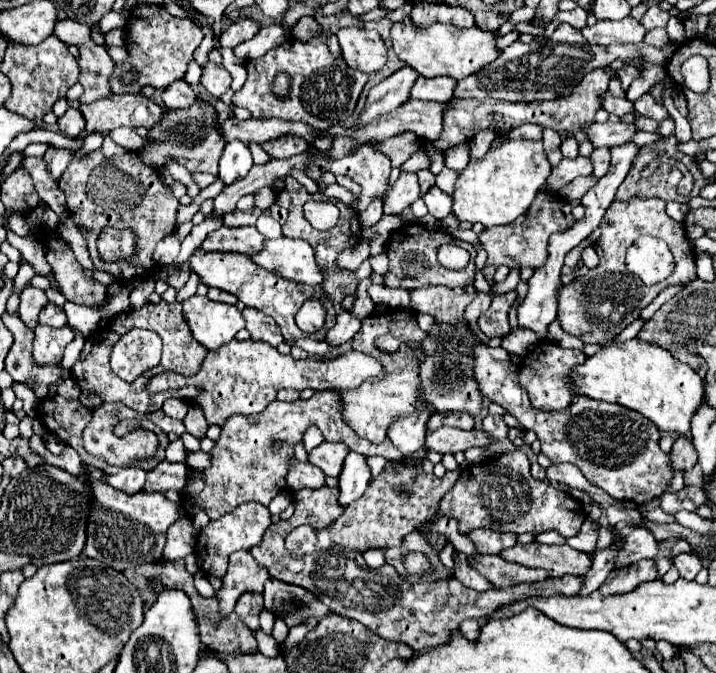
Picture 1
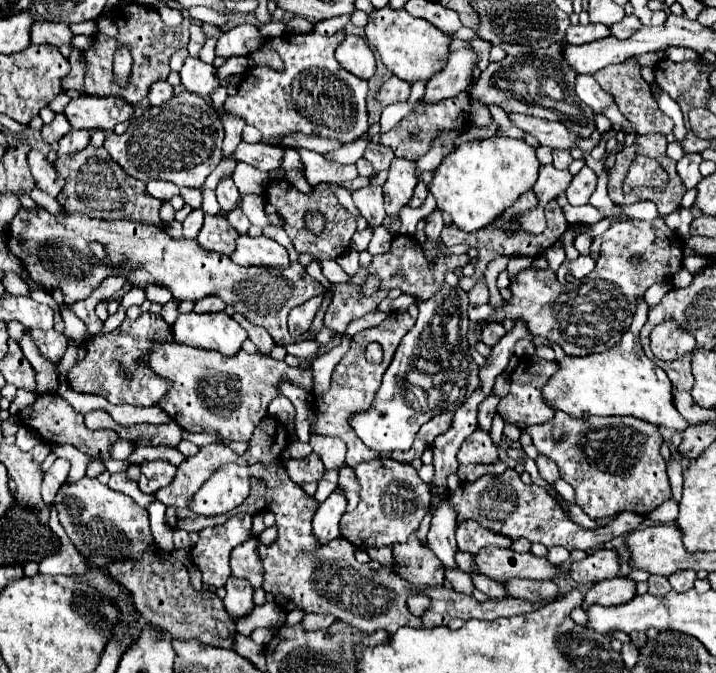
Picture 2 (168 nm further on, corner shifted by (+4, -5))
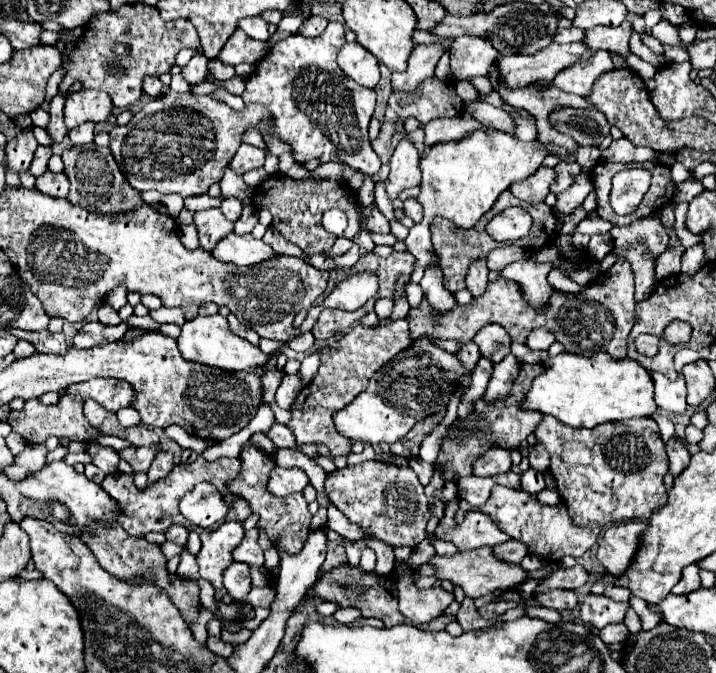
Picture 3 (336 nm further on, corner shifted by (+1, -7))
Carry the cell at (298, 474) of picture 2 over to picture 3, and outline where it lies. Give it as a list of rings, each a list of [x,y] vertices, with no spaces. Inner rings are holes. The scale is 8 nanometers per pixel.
[[[280,468],[272,470],[268,490],[276,496],[288,496],[292,492],[302,492],[310,484],[310,478],[300,468]]]

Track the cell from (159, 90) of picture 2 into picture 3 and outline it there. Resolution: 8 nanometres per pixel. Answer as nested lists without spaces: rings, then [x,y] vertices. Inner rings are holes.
[[[150,76],[150,78],[144,80],[144,92],[146,92],[148,96],[152,96],[152,98],[158,98],[158,96],[162,96],[164,86],[162,86],[162,82],[160,82],[158,78]]]

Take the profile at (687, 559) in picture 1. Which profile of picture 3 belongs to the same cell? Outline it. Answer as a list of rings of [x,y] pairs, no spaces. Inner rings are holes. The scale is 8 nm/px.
[[[698,564],[686,566],[686,568],[682,570],[680,582],[672,588],[672,592],[674,592],[674,594],[688,594],[688,592],[698,590],[698,588],[700,588],[700,574],[698,574],[698,572],[700,572]]]

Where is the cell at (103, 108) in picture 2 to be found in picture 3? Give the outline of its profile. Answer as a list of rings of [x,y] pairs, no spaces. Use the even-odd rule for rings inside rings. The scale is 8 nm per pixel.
[[[78,90],[66,96],[64,108],[64,122],[68,130],[84,124],[106,124],[112,116],[112,98],[102,90]]]

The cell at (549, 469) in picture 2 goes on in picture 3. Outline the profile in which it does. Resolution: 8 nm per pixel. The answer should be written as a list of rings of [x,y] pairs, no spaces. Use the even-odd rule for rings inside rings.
[[[534,444],[534,446],[528,446],[530,454],[528,454],[528,460],[530,460],[530,466],[536,470],[536,472],[548,472],[548,452],[542,444]]]

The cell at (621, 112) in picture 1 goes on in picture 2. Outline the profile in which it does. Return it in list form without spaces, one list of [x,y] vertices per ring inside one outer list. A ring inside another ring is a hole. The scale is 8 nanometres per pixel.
[[[577,74],[573,88],[575,88],[575,94],[579,96],[579,100],[585,102],[587,106],[591,106],[593,112],[597,112],[597,114],[603,108],[613,104],[609,94],[605,94],[605,90],[601,90],[597,80],[593,76],[589,76],[589,74]]]

